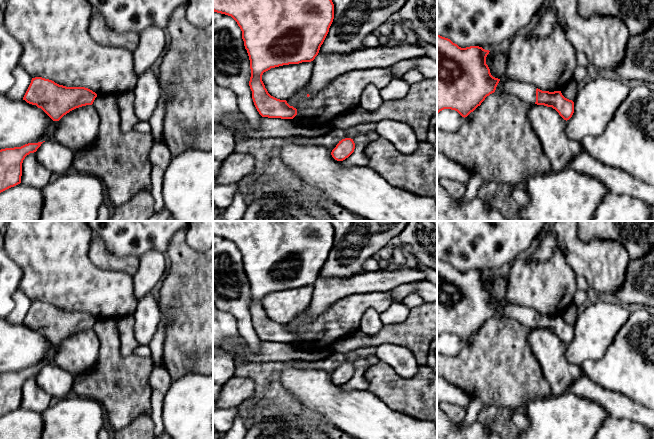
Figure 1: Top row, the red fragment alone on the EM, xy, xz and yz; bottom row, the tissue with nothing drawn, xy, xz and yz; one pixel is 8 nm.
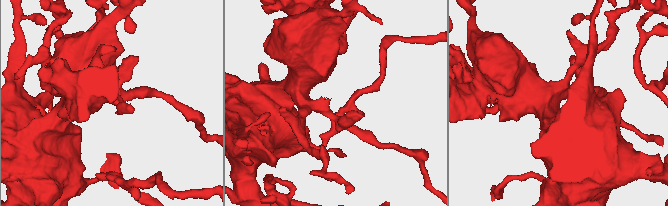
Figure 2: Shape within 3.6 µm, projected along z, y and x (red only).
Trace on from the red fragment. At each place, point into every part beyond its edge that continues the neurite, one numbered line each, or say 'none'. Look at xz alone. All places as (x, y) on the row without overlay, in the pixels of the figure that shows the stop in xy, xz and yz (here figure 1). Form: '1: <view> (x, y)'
1: xz (327, 291)

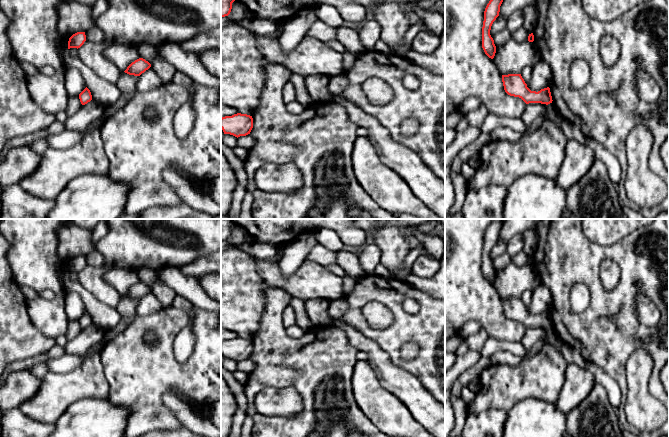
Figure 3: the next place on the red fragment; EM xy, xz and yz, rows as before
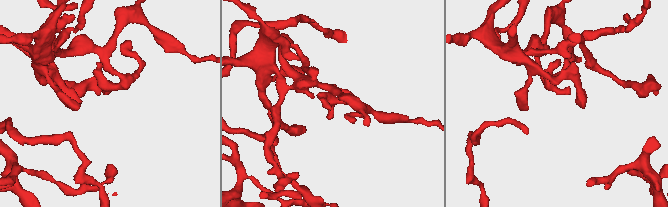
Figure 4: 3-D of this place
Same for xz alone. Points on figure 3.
none

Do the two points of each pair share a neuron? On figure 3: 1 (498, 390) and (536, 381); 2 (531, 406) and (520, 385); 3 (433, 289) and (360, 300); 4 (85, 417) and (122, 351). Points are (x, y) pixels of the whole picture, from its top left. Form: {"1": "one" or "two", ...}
{"1": "one", "2": "two", "3": "two", "4": "two"}

